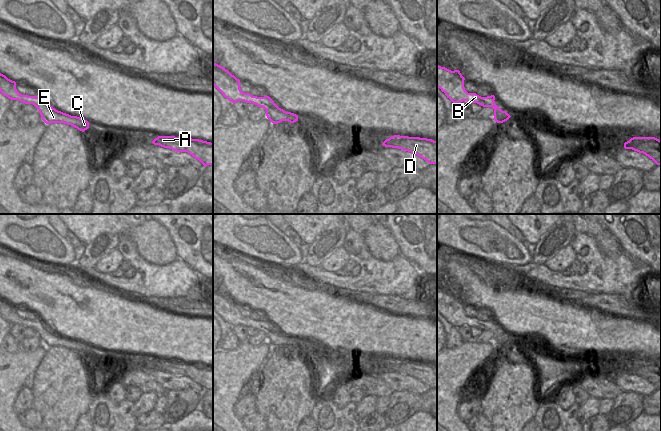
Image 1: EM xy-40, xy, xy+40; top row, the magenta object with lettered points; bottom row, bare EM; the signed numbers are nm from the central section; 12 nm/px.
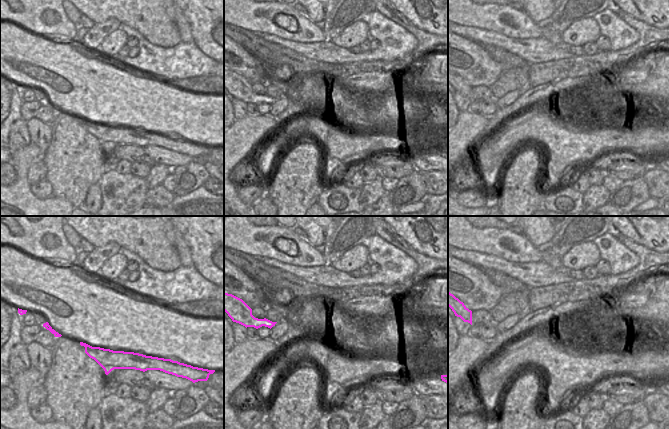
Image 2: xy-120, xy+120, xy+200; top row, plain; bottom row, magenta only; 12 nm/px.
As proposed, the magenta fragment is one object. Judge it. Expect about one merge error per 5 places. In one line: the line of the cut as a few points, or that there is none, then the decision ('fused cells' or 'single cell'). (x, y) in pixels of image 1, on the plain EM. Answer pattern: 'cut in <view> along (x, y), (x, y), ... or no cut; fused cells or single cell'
no cut; single cell

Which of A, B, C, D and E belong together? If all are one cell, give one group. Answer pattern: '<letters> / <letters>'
A B C D E

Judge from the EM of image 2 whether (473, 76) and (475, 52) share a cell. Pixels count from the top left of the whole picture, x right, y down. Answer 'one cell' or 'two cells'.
one cell

